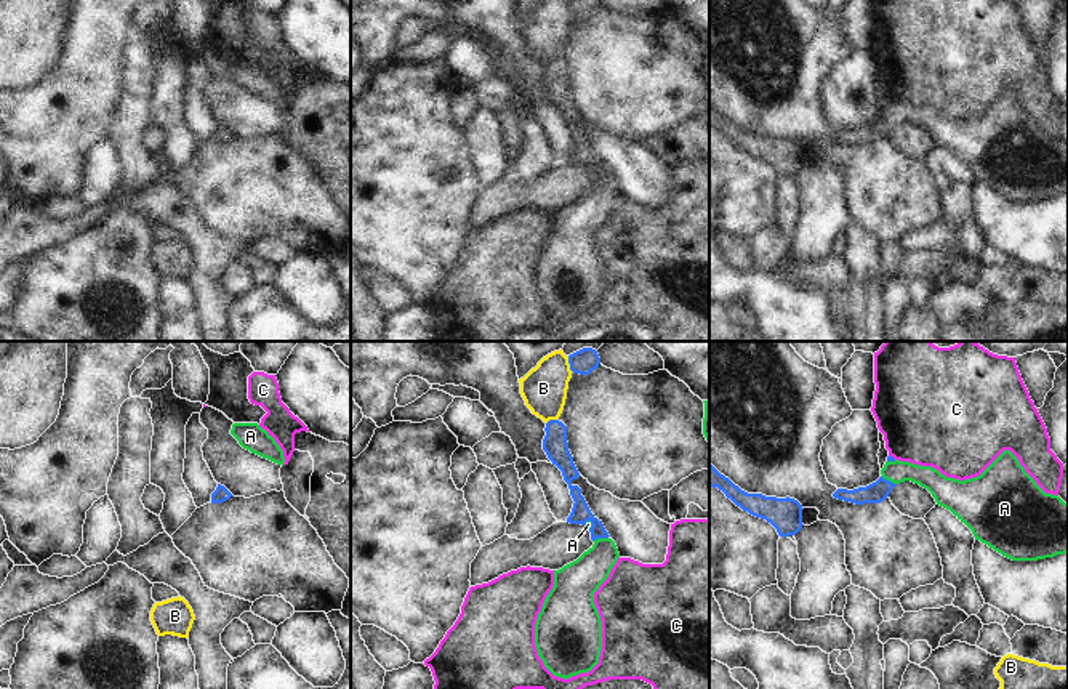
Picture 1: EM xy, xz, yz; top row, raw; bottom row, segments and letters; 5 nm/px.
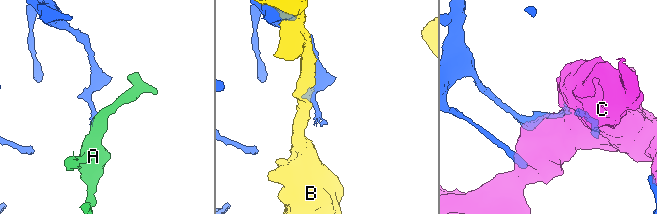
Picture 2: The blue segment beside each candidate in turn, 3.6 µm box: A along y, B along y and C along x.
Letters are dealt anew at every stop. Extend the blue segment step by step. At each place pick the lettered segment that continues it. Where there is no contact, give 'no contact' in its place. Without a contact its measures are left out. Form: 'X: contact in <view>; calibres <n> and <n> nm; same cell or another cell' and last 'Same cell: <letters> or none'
A: contact in xz; calibres 100 and 200 nm; same cell
B: contact in xz; calibres 120 and 220 nm; another cell
C: contact in yz; calibres 30 and 460 nm; another cell
Same cell: A

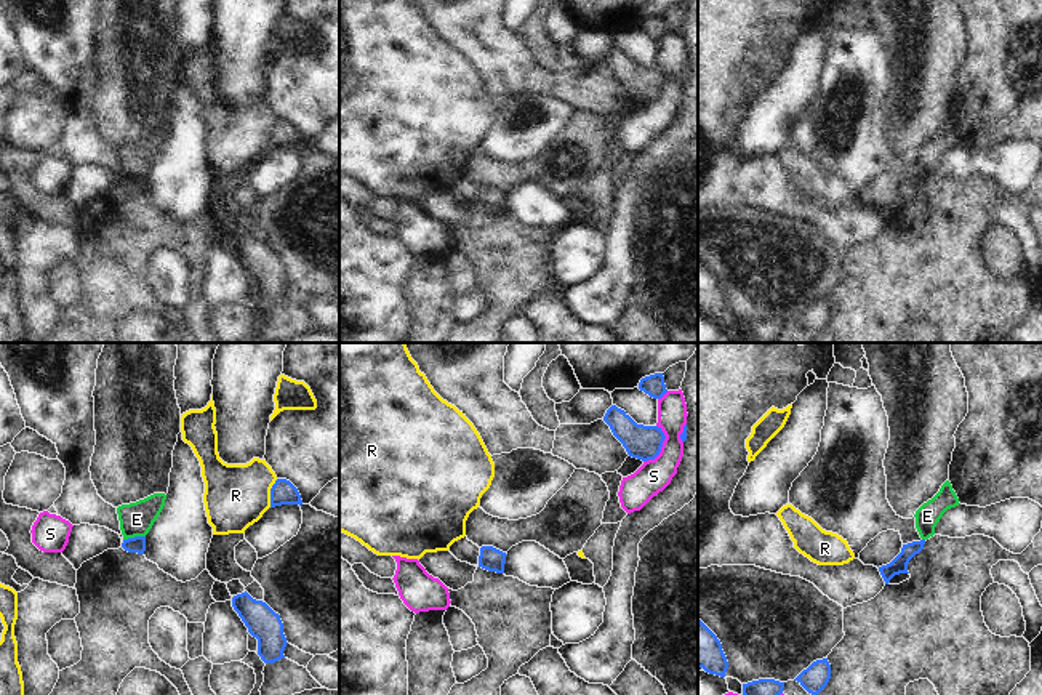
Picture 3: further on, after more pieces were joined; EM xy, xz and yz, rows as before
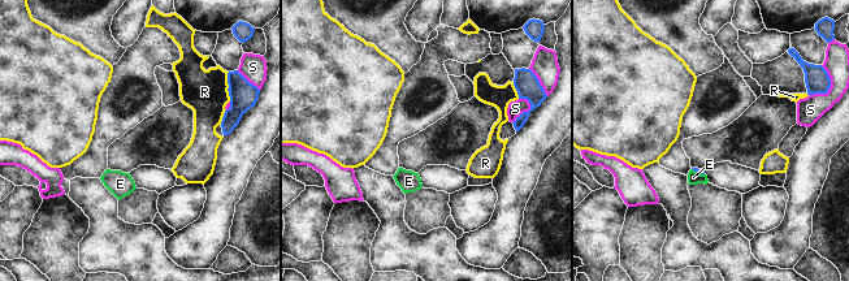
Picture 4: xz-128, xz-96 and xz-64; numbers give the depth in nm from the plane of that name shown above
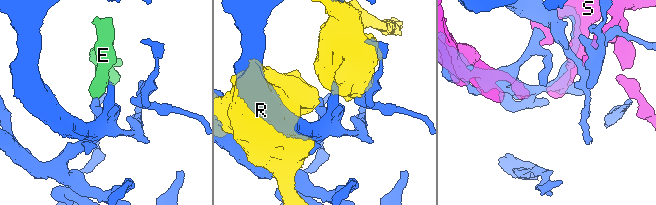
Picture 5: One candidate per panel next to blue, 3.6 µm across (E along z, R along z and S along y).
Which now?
E: contact in xy; calibres 80 and 170 nm; another cell
R: contact in xy; calibres 120 and 320 nm; another cell
S: contact in xz; calibres 180 and 170 nm; another cell
Same cell: none

